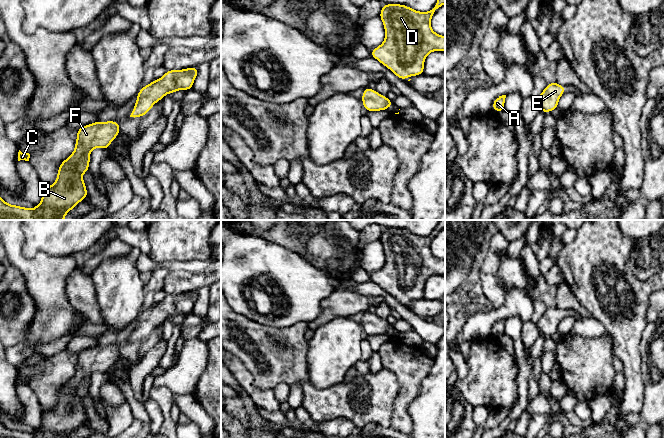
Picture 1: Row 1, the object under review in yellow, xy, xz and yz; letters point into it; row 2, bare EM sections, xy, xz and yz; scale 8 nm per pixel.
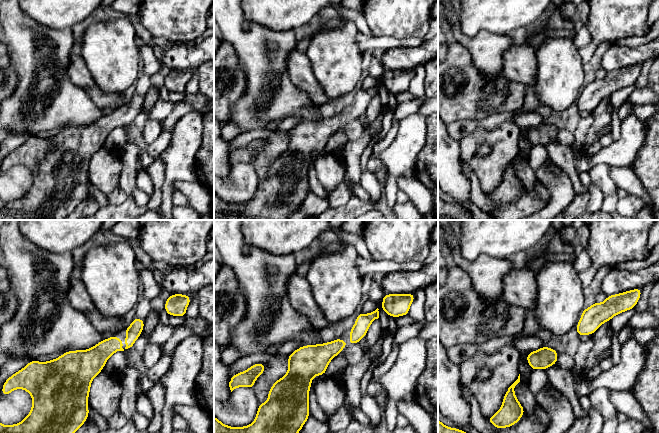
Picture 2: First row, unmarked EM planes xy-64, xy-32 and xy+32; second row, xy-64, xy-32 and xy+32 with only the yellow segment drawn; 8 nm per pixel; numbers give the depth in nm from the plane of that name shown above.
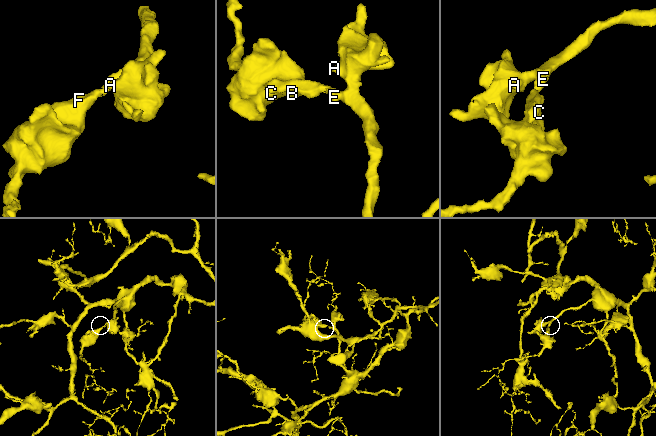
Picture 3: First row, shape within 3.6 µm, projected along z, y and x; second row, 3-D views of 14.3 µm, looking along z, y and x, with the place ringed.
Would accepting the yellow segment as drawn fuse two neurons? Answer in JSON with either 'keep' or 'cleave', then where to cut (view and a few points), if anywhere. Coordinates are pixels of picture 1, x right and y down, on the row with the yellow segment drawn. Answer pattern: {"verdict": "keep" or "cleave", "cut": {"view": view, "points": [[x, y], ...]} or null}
{"verdict": "keep", "cut": null}

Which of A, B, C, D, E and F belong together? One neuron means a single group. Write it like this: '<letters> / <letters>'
A B C D E F

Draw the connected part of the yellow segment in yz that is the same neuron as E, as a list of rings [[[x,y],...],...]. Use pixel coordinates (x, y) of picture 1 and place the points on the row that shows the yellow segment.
[[[556,82],[548,83],[536,99],[540,112],[547,113],[558,108],[559,98],[565,93],[565,86]]]

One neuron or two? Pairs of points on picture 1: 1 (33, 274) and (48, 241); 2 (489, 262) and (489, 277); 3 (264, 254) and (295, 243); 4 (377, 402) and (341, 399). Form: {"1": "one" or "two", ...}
{"1": "two", "2": "one", "3": "two", "4": "one"}

